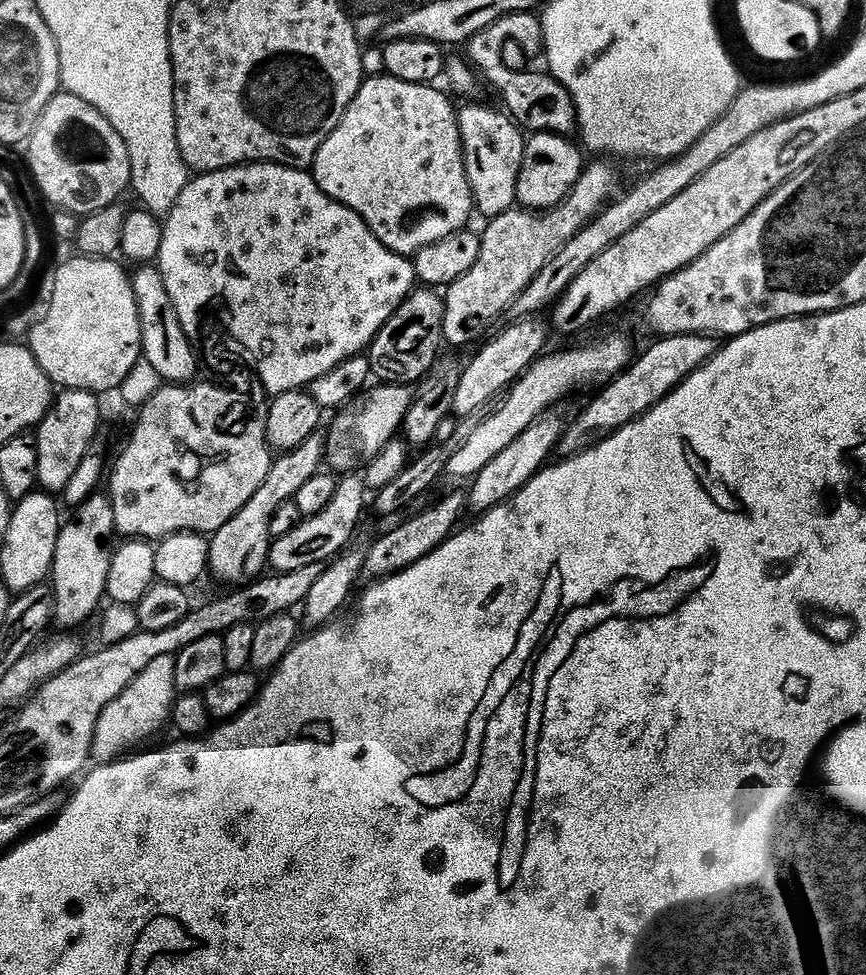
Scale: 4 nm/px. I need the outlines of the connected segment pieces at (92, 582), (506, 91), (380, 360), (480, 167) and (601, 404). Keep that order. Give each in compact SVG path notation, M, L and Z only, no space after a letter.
M96 490L91 496L87 496L74 510L76 516L73 520L65 519L60 526L60 533L54 546L54 558L50 569L50 591L52 593L52 617L53 621L61 624L61 629L72 630L75 624L80 624L96 607L101 607L100 600L105 599L104 587L106 586L106 574L110 570L110 544L104 539L112 532L112 511L107 495L103 491Z
M535 11L516 12L512 16L503 16L498 22L486 26L486 30L478 30L478 34L474 34L466 41L466 49L468 48L466 56L472 67L486 81L487 87L489 84L500 95L501 102L508 107L507 115L517 125L532 132L553 132L559 136L571 137L577 131L576 111L574 98L570 98L566 86L562 86L550 74L545 74L543 71L542 73L531 70L515 72L510 70L510 66L502 63L500 53L502 42L510 40L515 31L536 24L537 20Z
M413 287L407 298L398 306L398 310L394 310L394 314L380 327L376 337L368 345L366 355L368 358L369 373L377 381L386 384L406 384L412 386L423 379L427 372L431 370L432 364L435 363L438 353L441 351L439 348L442 348L440 326L442 324L443 313L444 298L435 287Z
M472 102L465 103L456 113L460 127L460 141L464 151L466 176L472 191L472 203L475 211L491 218L507 212L516 204L516 183L520 167L524 161L526 136L511 119L500 121L496 116L488 116L484 108L475 108Z
M687 332L677 336L660 336L656 338L656 341L641 356L639 353L624 371L619 372L617 376L613 376L611 380L607 381L597 391L601 392L569 424L567 421L558 445L559 451L564 451L563 455L565 457L574 456L576 453L592 447L597 440L605 440L611 432L616 432L622 426L626 426L626 422L630 422L635 416L641 416L643 412L653 408L663 396L678 387L694 369L700 367L705 360L711 358L712 353L718 347L717 341L714 342L712 340L715 339L711 335L702 332Z

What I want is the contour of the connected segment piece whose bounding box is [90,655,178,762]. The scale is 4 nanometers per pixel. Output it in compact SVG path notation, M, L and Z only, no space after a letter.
M175 655L151 659L114 699L106 702L94 722L92 731L90 756L93 761L119 760L125 754L147 745L147 740L158 735L164 723L169 723L173 699L178 692L174 682L175 661Z

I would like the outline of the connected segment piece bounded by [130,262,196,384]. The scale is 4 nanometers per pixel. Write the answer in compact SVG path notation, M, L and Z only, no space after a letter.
M144 262L133 267L132 289L138 302L140 315L140 351L142 359L150 362L154 370L158 370L161 381L170 384L186 384L193 379L196 372L196 352L192 349L193 341L182 330L178 322L178 314L174 310L174 302L170 302L170 294L166 294L166 286L162 282L162 274L155 263Z

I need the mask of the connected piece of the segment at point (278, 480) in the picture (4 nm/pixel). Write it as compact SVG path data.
M313 434L291 452L285 452L279 458L273 459L268 467L266 478L262 478L258 490L254 490L254 494L246 498L244 505L231 518L222 522L222 526L218 526L218 530L211 533L208 540L207 571L209 573L213 572L218 579L225 580L228 586L232 586L237 582L251 581L265 571L270 543L268 535L270 518L284 500L295 497L298 486L302 486L306 478L310 478L318 471L322 464L323 454L324 437L320 434Z

